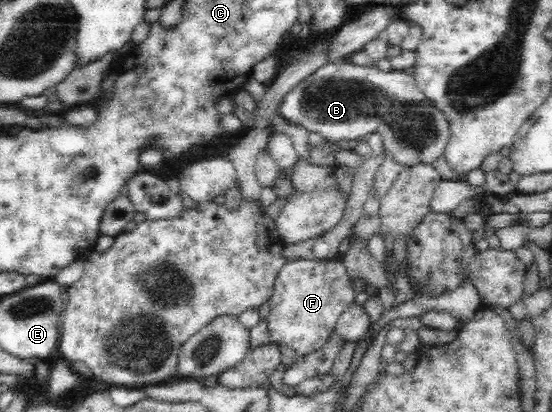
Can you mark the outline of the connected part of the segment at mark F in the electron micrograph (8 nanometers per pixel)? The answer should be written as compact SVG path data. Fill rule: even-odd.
M339 258L324 261L298 259L286 263L275 279L270 311L266 317L272 342L305 355L324 347L335 331L339 315L355 303L356 291L352 280Z

